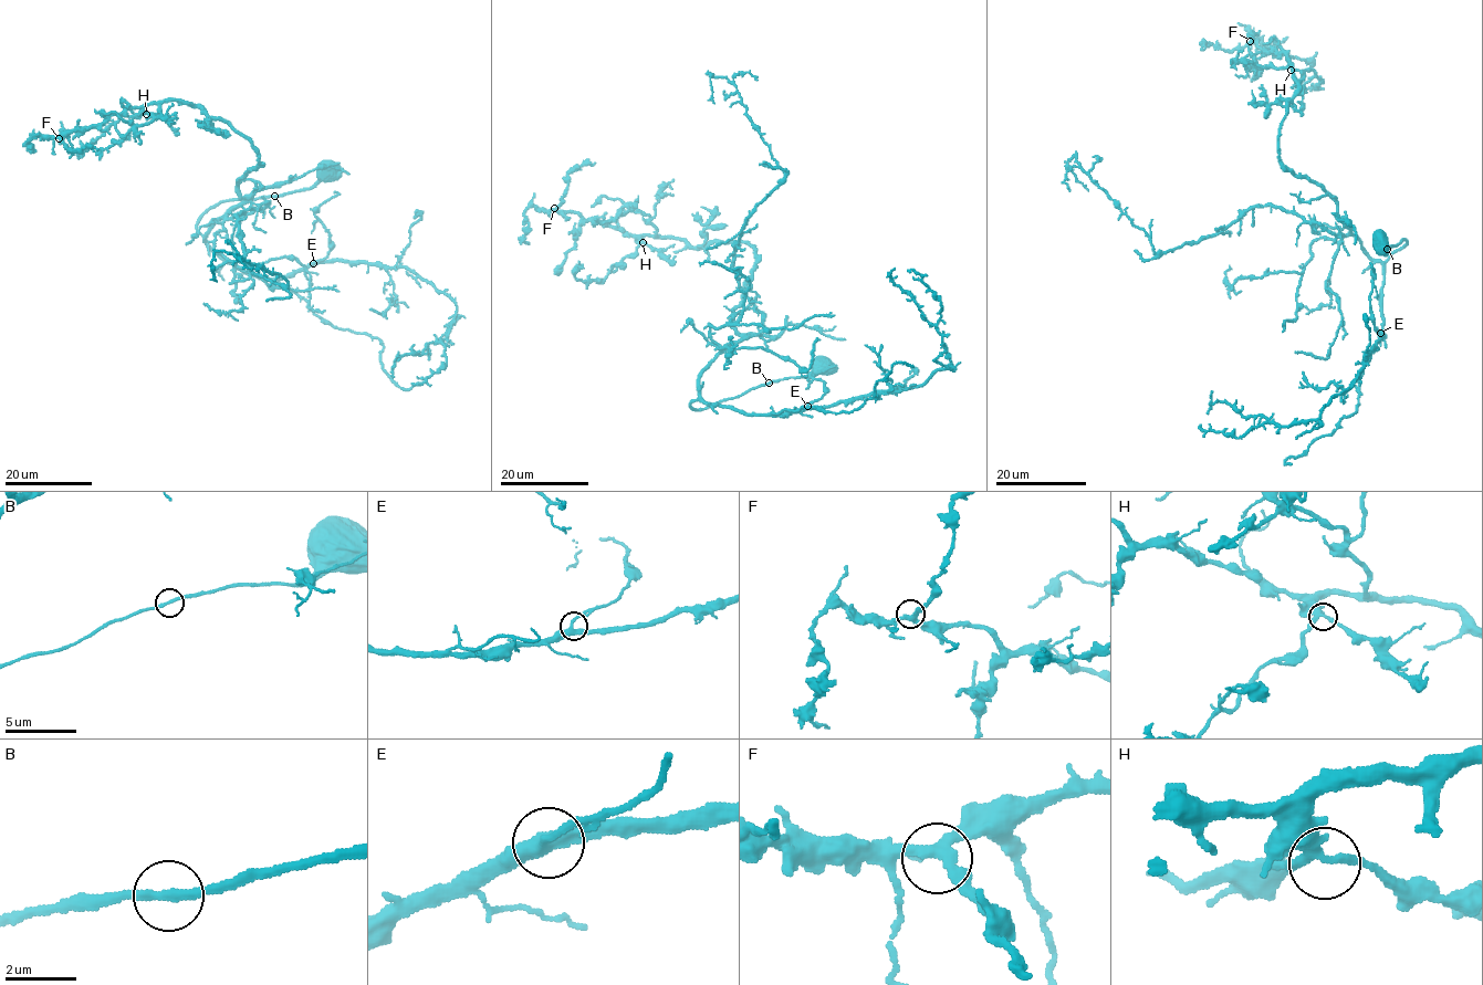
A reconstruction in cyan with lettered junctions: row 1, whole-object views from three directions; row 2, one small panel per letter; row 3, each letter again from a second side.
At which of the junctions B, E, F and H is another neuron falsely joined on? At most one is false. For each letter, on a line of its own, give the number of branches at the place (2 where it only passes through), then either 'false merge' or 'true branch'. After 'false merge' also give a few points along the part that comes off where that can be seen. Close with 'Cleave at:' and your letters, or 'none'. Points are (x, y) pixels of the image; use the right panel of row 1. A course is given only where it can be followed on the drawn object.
B: 2 branches meet; true branch
E: 3 branches meet; true branch
F: 3 branches meet; true branch
H: 3 branches meet; true branch
Cleave at: none

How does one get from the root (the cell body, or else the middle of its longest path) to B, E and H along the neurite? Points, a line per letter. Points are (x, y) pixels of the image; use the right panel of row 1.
B: (1381, 241), (1386, 241), (1385, 254), (1387, 249)
E: (1381, 241), (1385, 254), (1402, 239), (1408, 244), (1385, 264), (1382, 337), (1380, 333)
H: (1381, 241), (1385, 254), (1408, 244), (1375, 262), (1337, 201), (1281, 161), (1298, 88), (1288, 59), (1291, 70)

